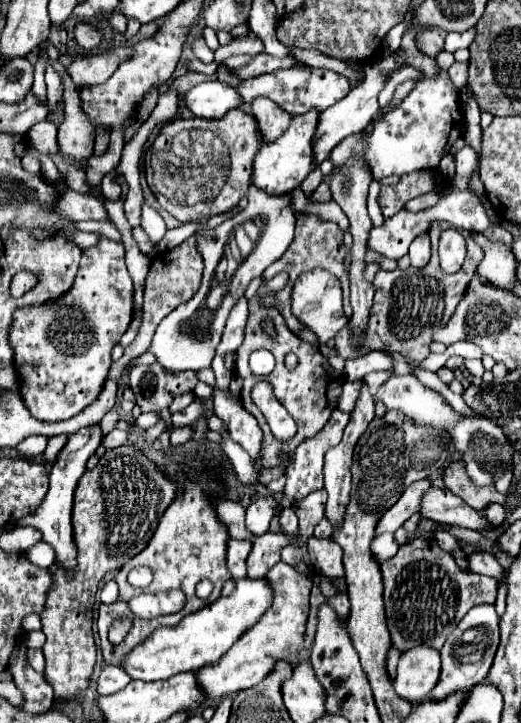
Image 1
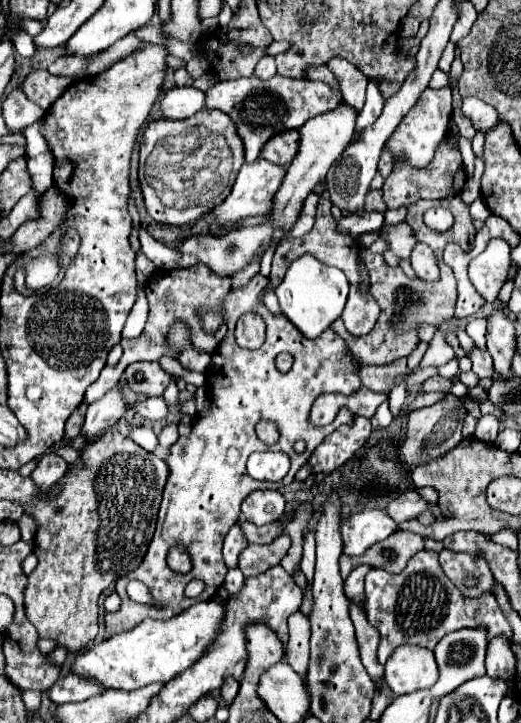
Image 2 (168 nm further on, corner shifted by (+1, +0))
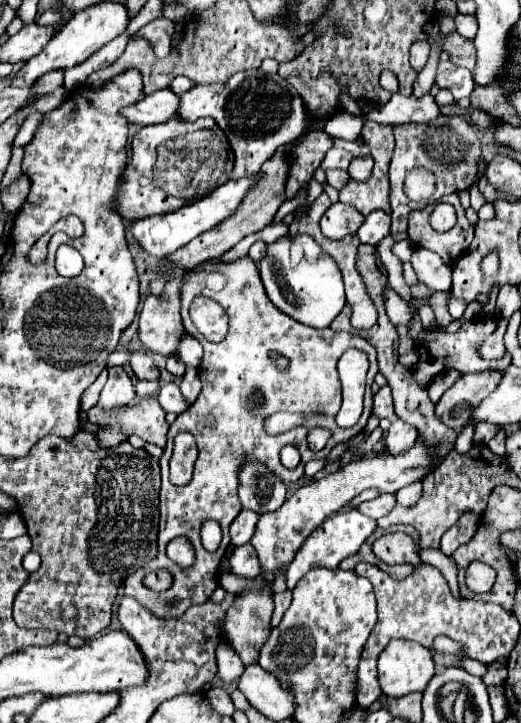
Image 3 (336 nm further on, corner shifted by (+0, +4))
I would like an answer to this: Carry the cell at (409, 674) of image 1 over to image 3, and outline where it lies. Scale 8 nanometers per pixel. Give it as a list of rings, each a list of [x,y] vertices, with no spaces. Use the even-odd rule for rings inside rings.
[[[392,639],[386,645],[386,649],[380,653],[378,681],[380,681],[380,687],[386,695],[400,697],[400,695],[408,695],[412,691],[424,691],[434,675],[436,675],[436,671],[434,671],[432,651],[426,647],[420,647],[420,643],[416,643],[416,641]]]

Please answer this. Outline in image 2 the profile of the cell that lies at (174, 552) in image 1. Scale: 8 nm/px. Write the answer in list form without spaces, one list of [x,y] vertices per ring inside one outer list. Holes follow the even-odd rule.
[[[255,275],[245,287],[241,289],[231,289],[225,299],[219,303],[219,309],[200,307],[197,309],[201,317],[205,333],[213,335],[219,329],[221,323],[229,327],[227,335],[219,341],[211,355],[211,367],[205,371],[205,387],[209,391],[209,409],[205,413],[195,415],[195,421],[191,425],[191,435],[189,437],[179,437],[169,447],[169,477],[167,485],[163,491],[163,501],[159,509],[159,521],[157,521],[157,531],[153,535],[153,541],[149,545],[149,551],[143,559],[143,563],[131,571],[129,575],[121,577],[117,581],[117,593],[121,597],[121,609],[117,613],[107,613],[105,615],[105,625],[107,625],[107,635],[113,633],[123,633],[127,631],[121,627],[121,623],[109,623],[109,615],[145,615],[151,619],[171,619],[191,607],[193,603],[199,601],[209,601],[217,595],[219,587],[223,585],[227,567],[223,563],[221,555],[221,545],[227,535],[227,531],[237,523],[241,515],[241,503],[243,499],[255,491],[255,489],[281,489],[283,485],[289,485],[295,481],[295,473],[299,471],[301,465],[307,463],[311,457],[313,449],[323,443],[327,435],[331,435],[337,427],[349,425],[355,419],[355,413],[351,413],[347,407],[343,407],[335,421],[325,427],[313,427],[307,421],[309,407],[321,393],[343,393],[343,395],[353,395],[355,391],[361,389],[361,379],[359,379],[359,369],[361,363],[351,355],[347,349],[347,343],[333,331],[327,329],[323,335],[317,339],[307,339],[301,331],[295,329],[295,325],[285,317],[285,315],[273,315],[261,301],[259,295],[263,287],[269,283],[267,277]],[[245,311],[257,311],[261,313],[265,325],[267,325],[267,341],[261,349],[249,351],[241,349],[235,343],[233,331],[235,323]],[[287,351],[293,355],[293,369],[289,373],[279,373],[273,367],[273,359],[281,353]],[[261,419],[271,419],[279,425],[281,429],[281,439],[277,445],[267,447],[261,443],[255,435],[255,423]],[[297,439],[303,439],[307,443],[307,449],[303,455],[297,455],[293,451],[293,443]],[[253,451],[281,451],[289,455],[291,469],[285,479],[271,483],[271,481],[255,481],[247,475],[245,463],[247,457]],[[173,545],[185,545],[191,559],[193,559],[193,569],[185,575],[177,575],[167,567],[167,551]],[[131,579],[143,581],[153,597],[163,603],[161,609],[139,605],[129,599],[125,587]],[[191,579],[201,579],[205,583],[205,589],[201,597],[197,599],[187,599],[183,595],[185,585]]]

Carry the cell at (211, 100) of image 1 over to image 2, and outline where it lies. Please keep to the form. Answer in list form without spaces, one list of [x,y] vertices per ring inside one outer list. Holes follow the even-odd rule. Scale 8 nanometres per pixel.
[[[173,87],[161,99],[161,113],[165,119],[187,119],[203,109],[203,91],[195,87]]]

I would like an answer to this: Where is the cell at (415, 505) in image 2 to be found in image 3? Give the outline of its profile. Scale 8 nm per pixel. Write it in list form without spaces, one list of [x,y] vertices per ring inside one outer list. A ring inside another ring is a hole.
[[[382,493],[382,495],[378,495],[372,501],[360,503],[358,511],[364,513],[364,515],[368,515],[368,517],[372,517],[372,519],[380,519],[380,517],[388,515],[394,507],[396,507],[396,497],[390,495],[390,493]]]

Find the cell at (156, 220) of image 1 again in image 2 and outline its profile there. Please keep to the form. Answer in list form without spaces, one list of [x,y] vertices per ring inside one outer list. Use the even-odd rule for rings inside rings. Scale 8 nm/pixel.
[[[139,289],[139,295],[137,295],[137,301],[127,317],[127,323],[125,323],[125,329],[123,329],[123,337],[131,339],[131,337],[137,337],[143,327],[145,327],[145,321],[147,321],[147,299],[145,299],[145,291]]]

